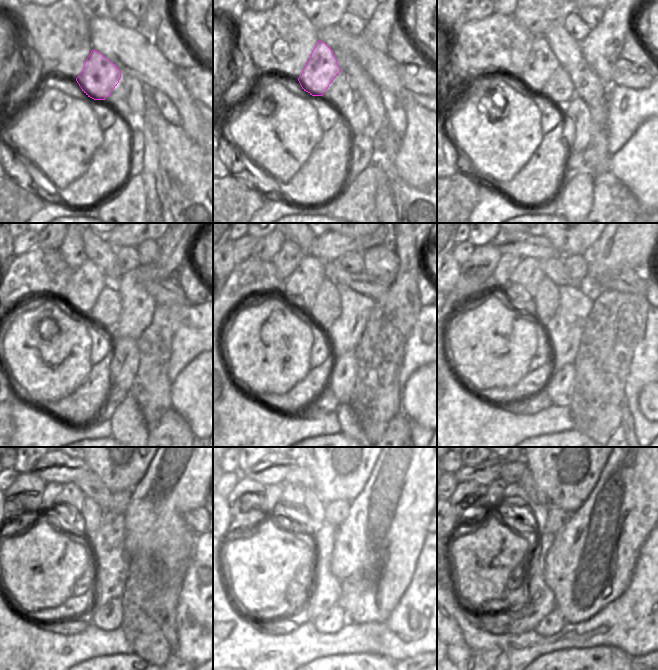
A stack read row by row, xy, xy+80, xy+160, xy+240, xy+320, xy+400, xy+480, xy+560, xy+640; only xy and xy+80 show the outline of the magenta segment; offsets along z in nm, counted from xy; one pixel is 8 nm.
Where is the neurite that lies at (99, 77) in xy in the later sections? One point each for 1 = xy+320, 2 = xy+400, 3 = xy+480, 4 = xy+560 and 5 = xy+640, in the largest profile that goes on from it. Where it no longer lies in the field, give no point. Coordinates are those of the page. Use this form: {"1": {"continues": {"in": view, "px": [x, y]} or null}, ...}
{"1": {"continues": {"in": "xy+320", "px": [300, 289]}}, "2": {"continues": {"in": "xy+400", "px": [524, 280]}}, "3": {"continues": {"in": "xy+480", "px": [71, 496]}}, "4": {"continues": {"in": "xy+560", "px": [293, 495]}}, "5": {"continues": {"in": "xy+640", "px": [514, 491]}}}

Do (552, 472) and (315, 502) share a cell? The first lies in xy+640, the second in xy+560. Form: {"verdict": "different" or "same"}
{"verdict": "different"}

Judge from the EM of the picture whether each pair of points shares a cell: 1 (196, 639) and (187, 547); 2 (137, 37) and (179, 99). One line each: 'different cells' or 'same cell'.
1: different cells
2: same cell

